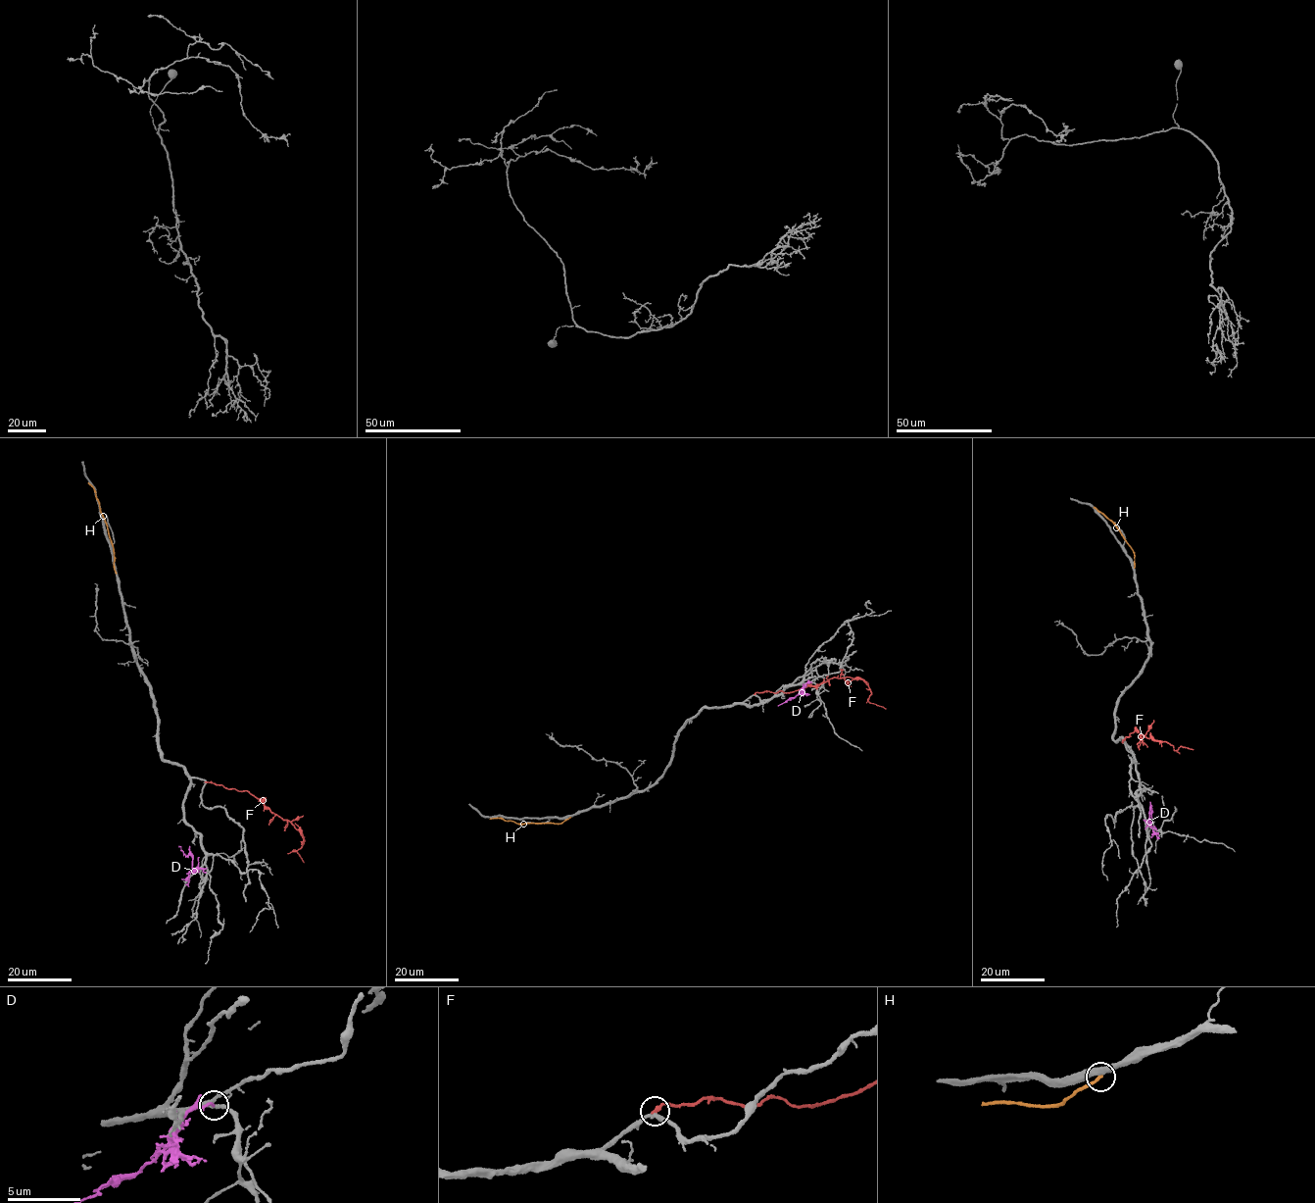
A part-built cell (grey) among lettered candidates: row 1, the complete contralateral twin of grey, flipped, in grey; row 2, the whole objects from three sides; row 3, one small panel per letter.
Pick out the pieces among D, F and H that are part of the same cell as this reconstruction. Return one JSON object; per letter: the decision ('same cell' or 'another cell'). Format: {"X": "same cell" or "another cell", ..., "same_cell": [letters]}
{"D": "another cell", "F": "another cell", "H": "another cell", "same_cell": []}

